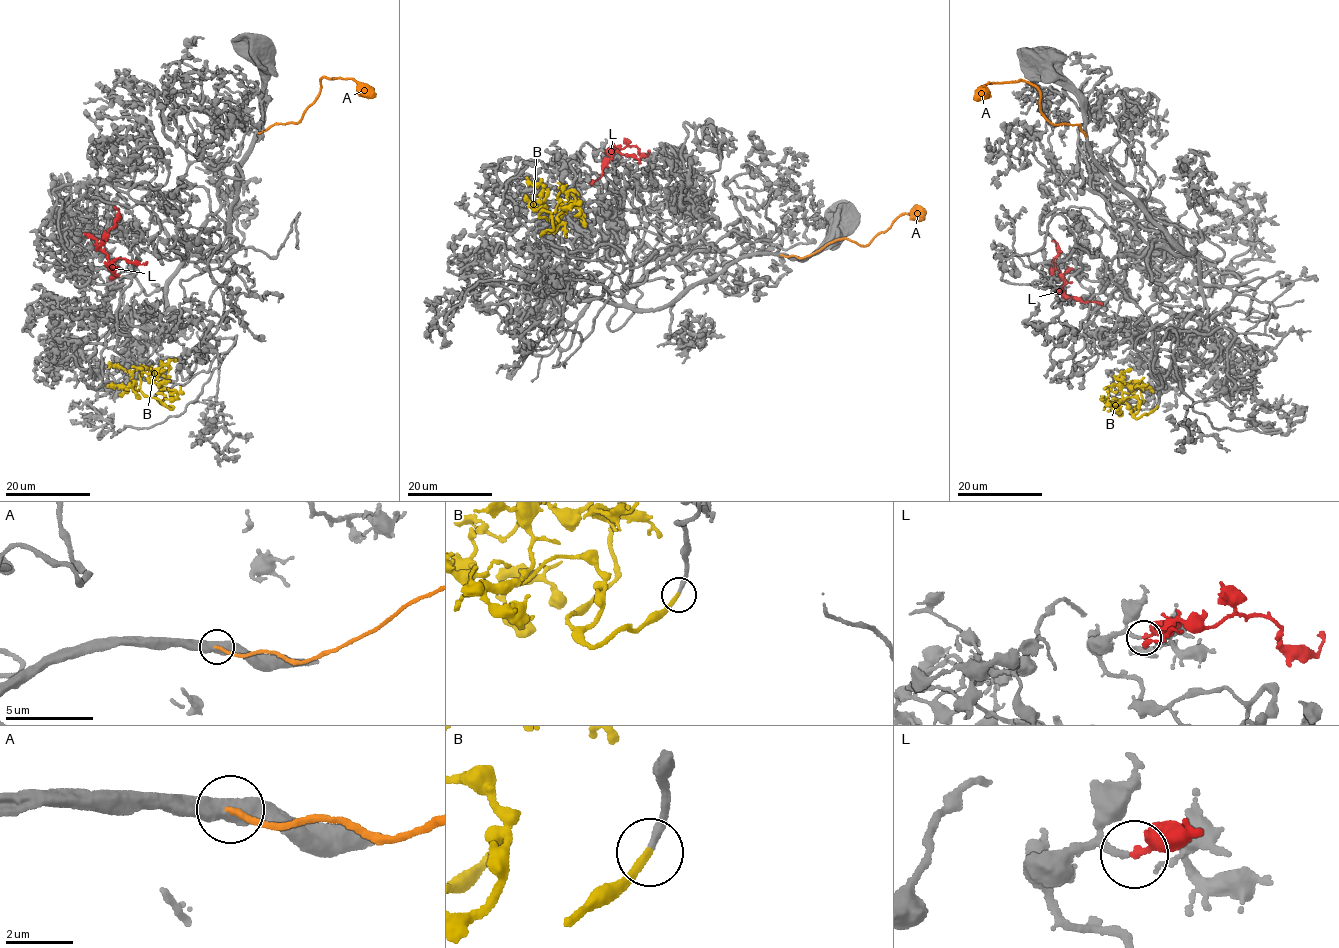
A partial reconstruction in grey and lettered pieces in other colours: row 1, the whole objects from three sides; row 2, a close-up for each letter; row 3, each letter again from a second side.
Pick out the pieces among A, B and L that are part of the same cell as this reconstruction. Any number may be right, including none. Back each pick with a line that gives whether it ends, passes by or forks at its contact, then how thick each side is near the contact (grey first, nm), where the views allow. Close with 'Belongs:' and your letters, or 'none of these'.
B: it ends | 280/240 nm
L: it ends | 200/240 nm
Belongs: B, L

